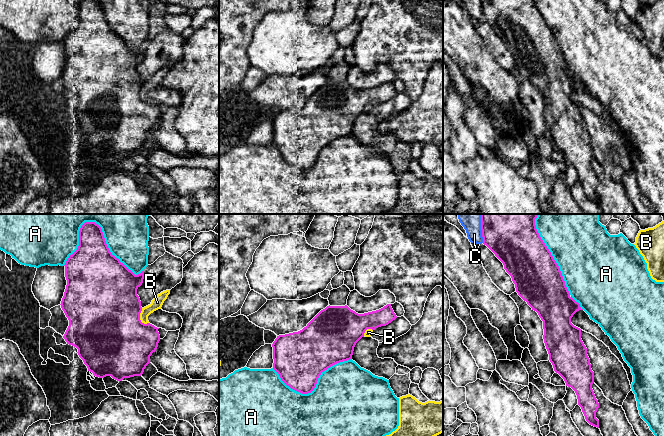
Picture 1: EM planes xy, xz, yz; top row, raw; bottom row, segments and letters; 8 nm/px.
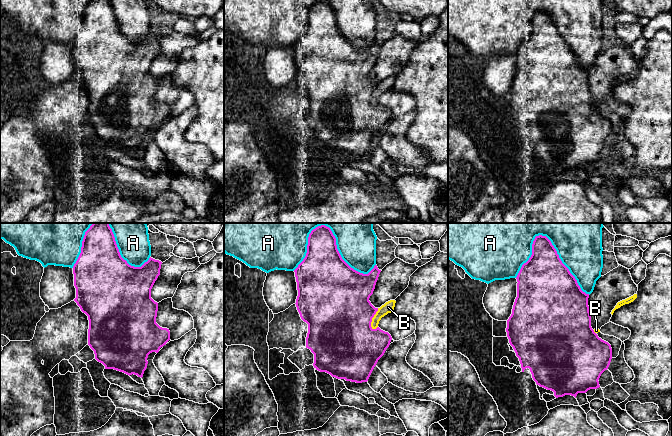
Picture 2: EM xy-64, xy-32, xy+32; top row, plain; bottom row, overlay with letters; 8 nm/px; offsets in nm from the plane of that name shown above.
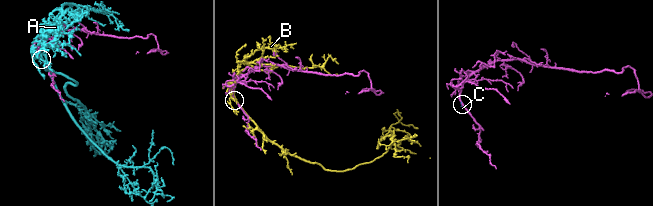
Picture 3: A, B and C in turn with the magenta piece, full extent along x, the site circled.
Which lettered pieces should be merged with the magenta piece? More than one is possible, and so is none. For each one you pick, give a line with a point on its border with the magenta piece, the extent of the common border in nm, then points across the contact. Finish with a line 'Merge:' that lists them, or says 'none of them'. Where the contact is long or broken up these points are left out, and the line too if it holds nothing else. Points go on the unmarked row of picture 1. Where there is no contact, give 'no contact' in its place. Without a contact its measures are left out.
Merge: none of them

